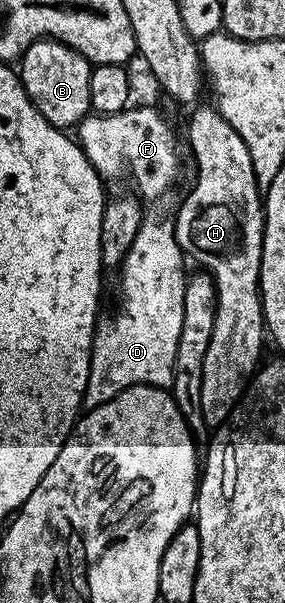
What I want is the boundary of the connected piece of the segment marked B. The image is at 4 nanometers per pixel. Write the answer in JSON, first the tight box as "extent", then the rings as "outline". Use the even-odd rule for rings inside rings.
{"extent":[17,41,93,131],"outline":[[[34,41],[17,65],[19,82],[39,114],[55,129],[71,131],[92,112],[89,99],[89,79],[93,66],[73,47],[60,41]]]}

